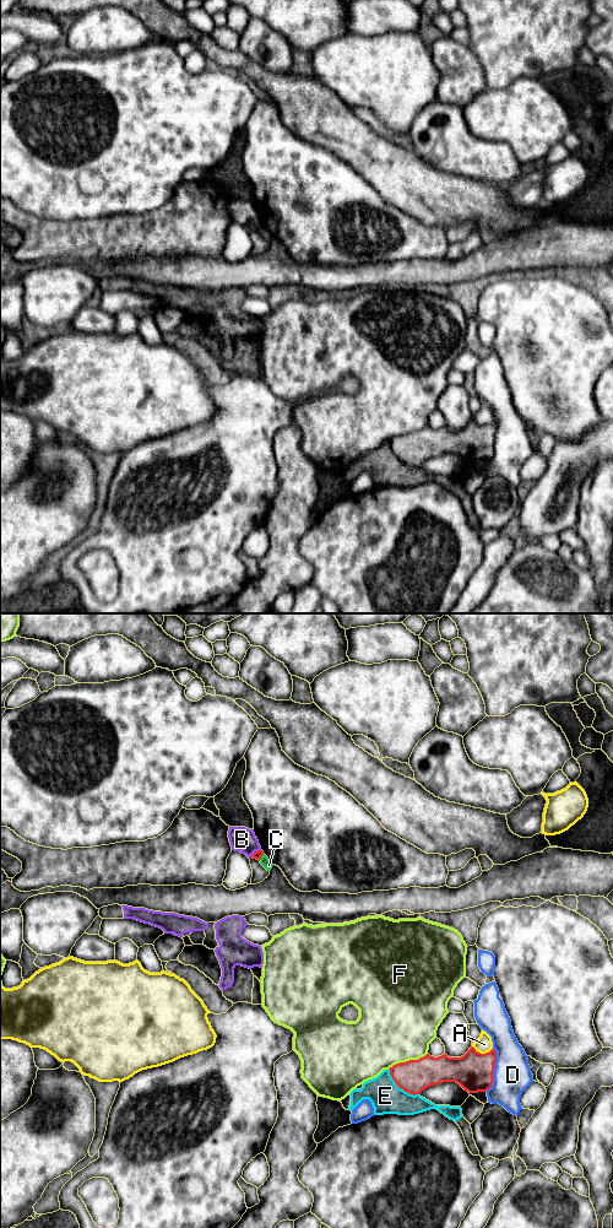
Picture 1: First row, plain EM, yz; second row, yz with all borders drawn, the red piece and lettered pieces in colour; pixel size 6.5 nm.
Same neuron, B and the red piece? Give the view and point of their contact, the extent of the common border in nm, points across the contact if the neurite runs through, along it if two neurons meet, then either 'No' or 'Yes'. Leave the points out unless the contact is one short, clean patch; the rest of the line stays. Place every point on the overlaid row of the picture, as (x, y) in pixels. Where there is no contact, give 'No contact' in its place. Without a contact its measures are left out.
Touches red at yz (255, 851). Shared border 90 nm. Boundary: yz (260, 849), (250, 856). No

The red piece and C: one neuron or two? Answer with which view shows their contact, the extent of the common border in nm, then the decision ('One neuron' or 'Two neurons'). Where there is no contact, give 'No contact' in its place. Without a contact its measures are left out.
Touches red in yz. Shared border 60 nm. Two neurons

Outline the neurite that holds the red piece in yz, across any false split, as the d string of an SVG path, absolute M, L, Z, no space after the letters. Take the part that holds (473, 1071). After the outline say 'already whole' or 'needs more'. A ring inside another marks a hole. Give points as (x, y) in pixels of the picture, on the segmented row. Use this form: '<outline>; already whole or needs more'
M473 1046L461 1057L446 1054L434 1057L427 1054L418 1060L400 1062L390 1067L398 1088L409 1094L443 1082L456 1082L468 1093L487 1092L494 1081L497 1051L481 1054Z; already whole

